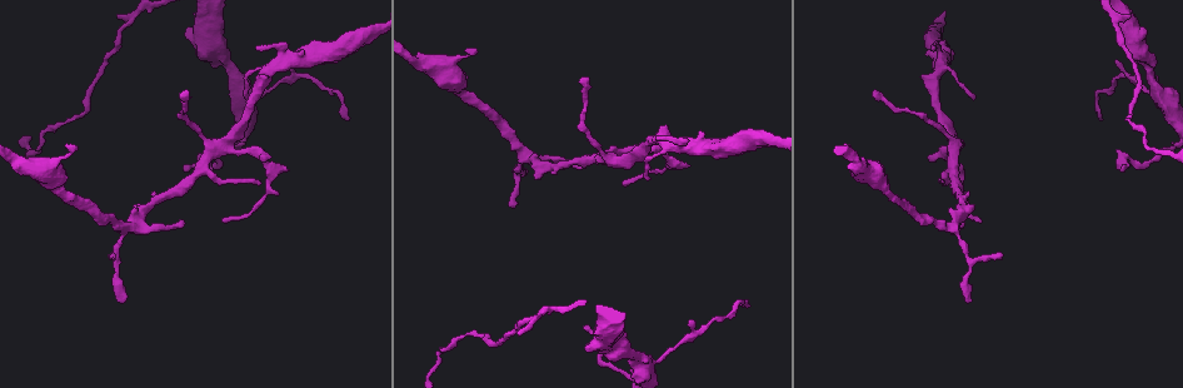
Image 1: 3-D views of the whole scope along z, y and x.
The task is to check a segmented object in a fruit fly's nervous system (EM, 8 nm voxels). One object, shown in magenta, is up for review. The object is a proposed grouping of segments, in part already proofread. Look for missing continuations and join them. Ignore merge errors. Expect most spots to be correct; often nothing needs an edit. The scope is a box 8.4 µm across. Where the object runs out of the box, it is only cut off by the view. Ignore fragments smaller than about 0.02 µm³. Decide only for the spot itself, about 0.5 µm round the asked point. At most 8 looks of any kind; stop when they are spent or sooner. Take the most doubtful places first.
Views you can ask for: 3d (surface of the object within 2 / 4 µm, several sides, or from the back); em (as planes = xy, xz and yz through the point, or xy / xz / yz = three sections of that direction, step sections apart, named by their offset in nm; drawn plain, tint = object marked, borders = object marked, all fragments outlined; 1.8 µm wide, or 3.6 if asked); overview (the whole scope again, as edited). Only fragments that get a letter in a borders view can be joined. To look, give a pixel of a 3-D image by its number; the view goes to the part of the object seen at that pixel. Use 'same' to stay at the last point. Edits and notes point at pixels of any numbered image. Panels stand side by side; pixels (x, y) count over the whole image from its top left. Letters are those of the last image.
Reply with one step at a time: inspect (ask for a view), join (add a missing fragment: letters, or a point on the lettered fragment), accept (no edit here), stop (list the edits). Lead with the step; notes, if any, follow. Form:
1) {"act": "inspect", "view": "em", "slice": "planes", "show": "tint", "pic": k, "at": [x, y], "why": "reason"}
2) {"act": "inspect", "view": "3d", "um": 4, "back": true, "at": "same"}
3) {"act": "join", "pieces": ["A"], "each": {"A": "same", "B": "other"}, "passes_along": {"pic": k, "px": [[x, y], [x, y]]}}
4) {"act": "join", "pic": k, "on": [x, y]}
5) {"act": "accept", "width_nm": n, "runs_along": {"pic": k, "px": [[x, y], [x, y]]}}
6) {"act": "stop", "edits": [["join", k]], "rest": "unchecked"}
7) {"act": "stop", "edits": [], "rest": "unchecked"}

{"act": "inspect", "view": "em", "slice": "xy", "step": 8, "show": "borders", "pic": 1, "at": [874, 90], "why": "branch stops here"}

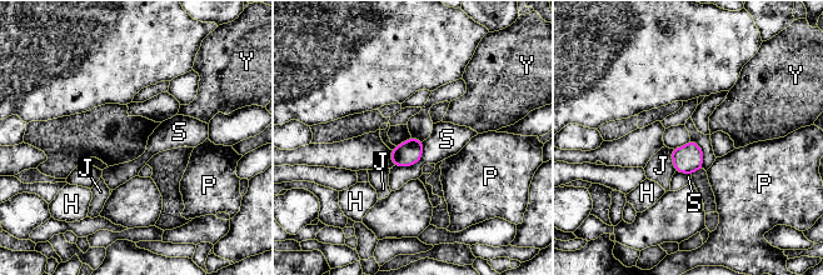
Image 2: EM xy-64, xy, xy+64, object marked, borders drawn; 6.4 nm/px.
{"act": "accept", "longest_contact_nm": ["S", 260], "each": {"H": "other", "J": "other", "P": "other", "S": "other", "Y": "other"}, "found": "none of them fits"}

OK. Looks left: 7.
{"act": "inspect", "view": "em", "um": 3.6, "slice": "planes", "show": "borders", "pic": 1, "at": [1121, 170], "why": "end of a long branch"}

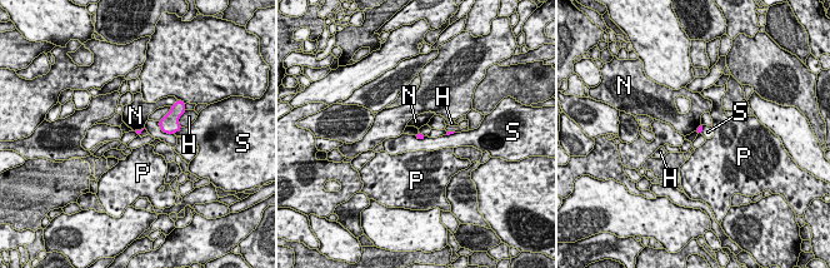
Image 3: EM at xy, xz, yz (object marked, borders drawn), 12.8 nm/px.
{"act": "accept", "each": {"H": "other", "N": "other", "P": "other", "S": "other"}, "border": {"pic": 3, "px": [[700, 123], [695, 130]]}, "found": "none of them fits"}

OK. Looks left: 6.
{"act": "inspect", "view": "3d", "um": 2, "pic": 1, "at": [693, 319]}

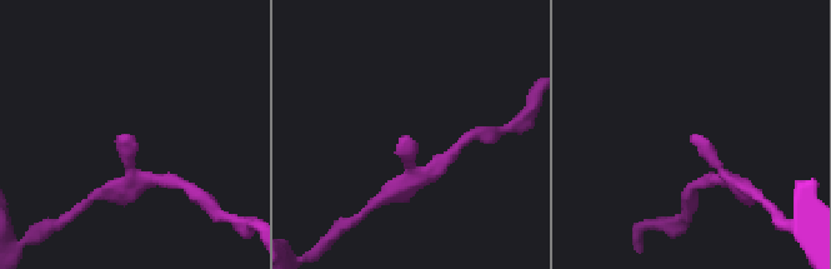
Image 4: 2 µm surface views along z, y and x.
{"act": "inspect", "view": "em", "slice": "xz", "step": 16, "show": "borders", "pic": 4, "at": [697, 136]}

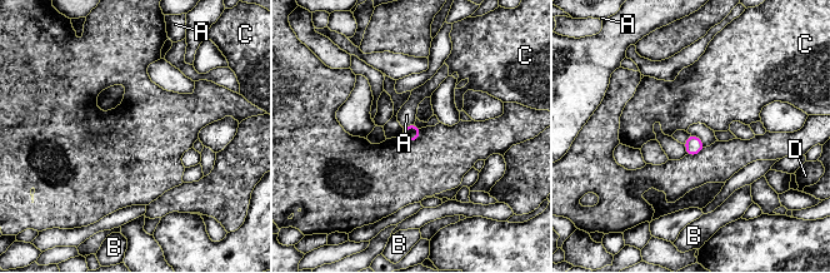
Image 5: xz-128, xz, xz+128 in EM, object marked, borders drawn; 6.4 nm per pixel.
{"act": "inspect", "view": "em", "slice": "planes", "show": "borders", "at": "same"}

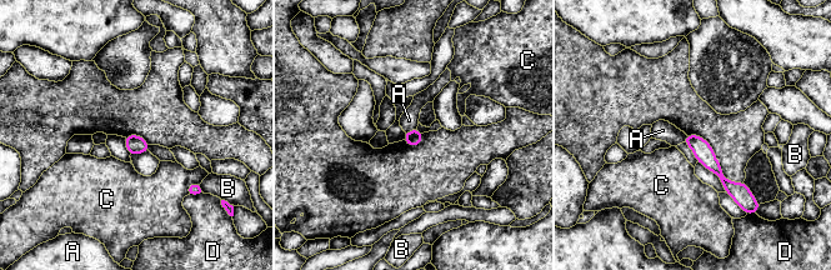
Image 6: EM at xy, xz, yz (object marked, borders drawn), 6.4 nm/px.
{"act": "accept", "longest_contact_nm": ["C", 110], "each": {"A": "other", "B": "other", "C": "other", "D": "other"}, "found": "no lettered fragment goes on from it"}

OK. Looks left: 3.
{"act": "stop", "edits": [], "rest": "unchecked"}

